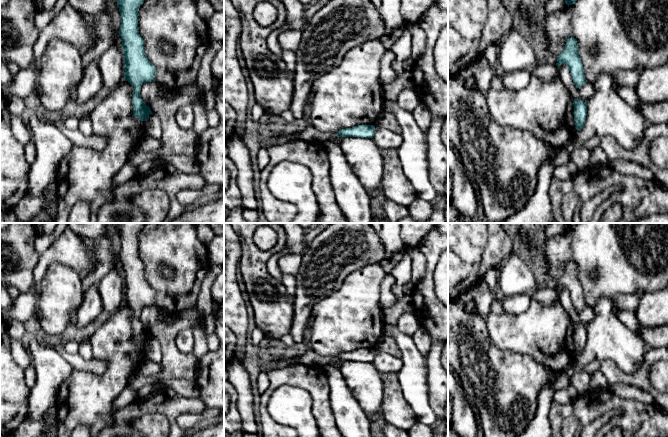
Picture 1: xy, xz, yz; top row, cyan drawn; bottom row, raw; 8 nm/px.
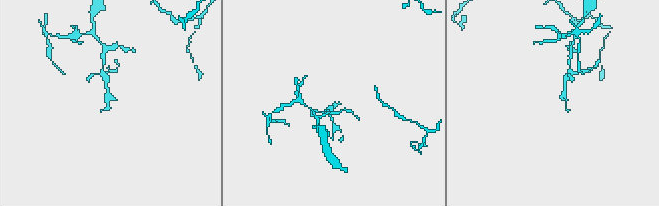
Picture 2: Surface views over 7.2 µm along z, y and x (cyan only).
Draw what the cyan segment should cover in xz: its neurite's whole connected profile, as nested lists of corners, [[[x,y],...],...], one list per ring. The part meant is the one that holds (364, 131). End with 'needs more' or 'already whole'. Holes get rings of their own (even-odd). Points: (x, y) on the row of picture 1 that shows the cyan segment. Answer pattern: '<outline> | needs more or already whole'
[[[357,125],[352,128],[341,129],[337,132],[338,137],[361,137],[373,138],[375,133],[374,125]]] | already whole

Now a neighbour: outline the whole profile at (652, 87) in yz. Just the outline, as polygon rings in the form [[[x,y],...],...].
[[[668,62],[662,66],[641,71],[635,88],[644,103],[668,101]]]

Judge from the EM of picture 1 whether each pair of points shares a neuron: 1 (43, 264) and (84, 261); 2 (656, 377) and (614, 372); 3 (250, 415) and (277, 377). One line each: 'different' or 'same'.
1: same
2: different
3: different

